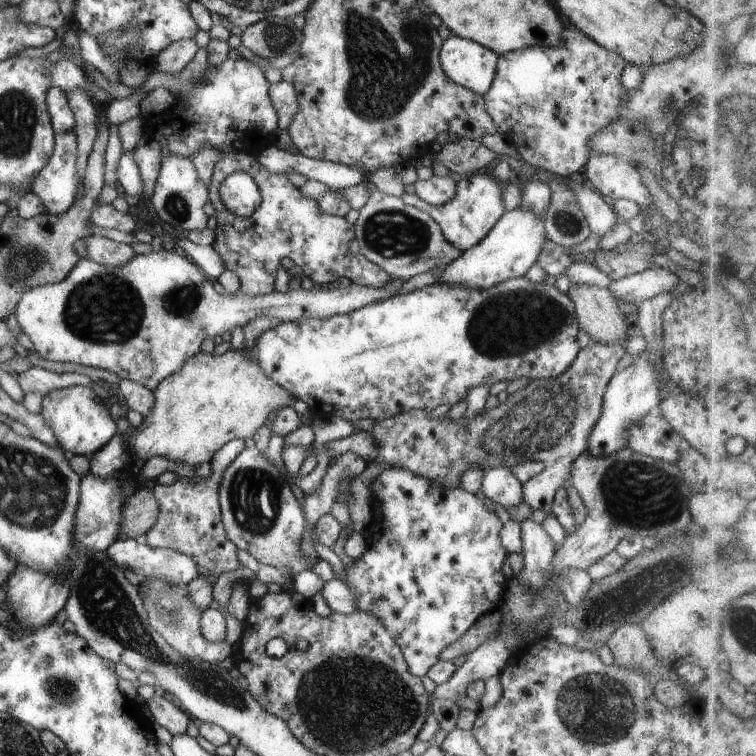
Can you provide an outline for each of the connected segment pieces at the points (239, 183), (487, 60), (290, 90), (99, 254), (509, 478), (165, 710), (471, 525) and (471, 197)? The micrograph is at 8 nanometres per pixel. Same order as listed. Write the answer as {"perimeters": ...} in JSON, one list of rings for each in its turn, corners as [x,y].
{"perimeters":[[[[244,171],[234,172],[223,181],[219,198],[238,217],[250,217],[261,206],[260,188]]],[[[451,35],[444,40],[439,62],[455,84],[483,96],[495,80],[499,55],[476,42]]],[[[283,80],[271,84],[268,95],[277,111],[279,130],[287,130],[299,110],[298,94],[294,86]]],[[[91,235],[86,240],[86,244],[88,258],[103,266],[123,266],[137,256],[131,246],[114,242],[114,240],[106,237]]],[[[493,467],[484,474],[481,491],[505,509],[523,502],[523,485],[507,467]]],[[[158,692],[152,698],[147,698],[147,706],[153,717],[152,721],[166,728],[173,735],[184,735],[192,718],[183,712],[178,704],[163,693]]],[[[385,469],[382,474],[375,478],[372,486],[372,501],[374,502],[374,512],[372,521],[367,528],[362,530],[363,536],[366,538],[366,552],[352,566],[346,566],[346,576],[340,577],[356,596],[357,608],[364,613],[376,616],[380,623],[388,630],[392,639],[398,644],[406,660],[409,672],[417,678],[427,675],[428,670],[437,664],[439,654],[447,646],[457,642],[459,639],[466,639],[467,630],[472,627],[480,617],[495,610],[501,600],[504,585],[508,581],[502,574],[502,566],[504,559],[508,553],[499,542],[499,533],[503,528],[502,522],[499,520],[495,512],[486,509],[486,506],[476,495],[469,494],[461,487],[454,487],[453,490],[441,490],[439,487],[428,482],[426,478],[412,474],[411,471],[405,469]]],[[[487,170],[470,174],[469,177],[458,182],[454,199],[442,205],[427,204],[410,190],[402,194],[401,198],[408,207],[426,212],[438,224],[449,244],[456,246],[460,251],[466,251],[480,243],[507,212],[502,202],[502,189],[505,185],[505,182],[499,182],[491,171]]]]}

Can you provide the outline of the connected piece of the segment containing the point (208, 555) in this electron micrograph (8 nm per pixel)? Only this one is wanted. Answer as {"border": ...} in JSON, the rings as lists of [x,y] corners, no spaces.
{"border":[[[233,439],[214,454],[210,477],[181,478],[172,485],[152,483],[151,492],[159,505],[157,522],[144,535],[147,545],[171,549],[194,558],[198,573],[208,577],[214,584],[223,572],[236,570],[240,566],[237,547],[228,539],[221,520],[219,487],[224,470],[236,459],[246,444]]]}

